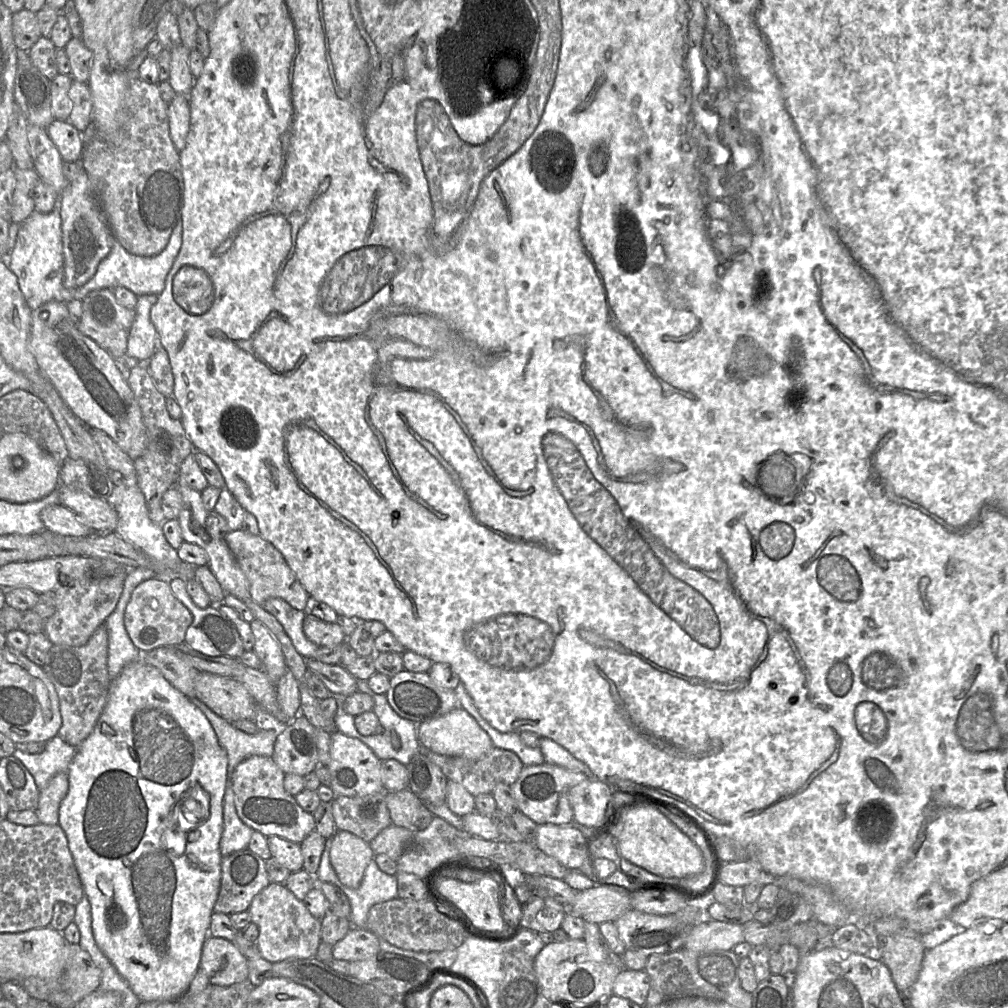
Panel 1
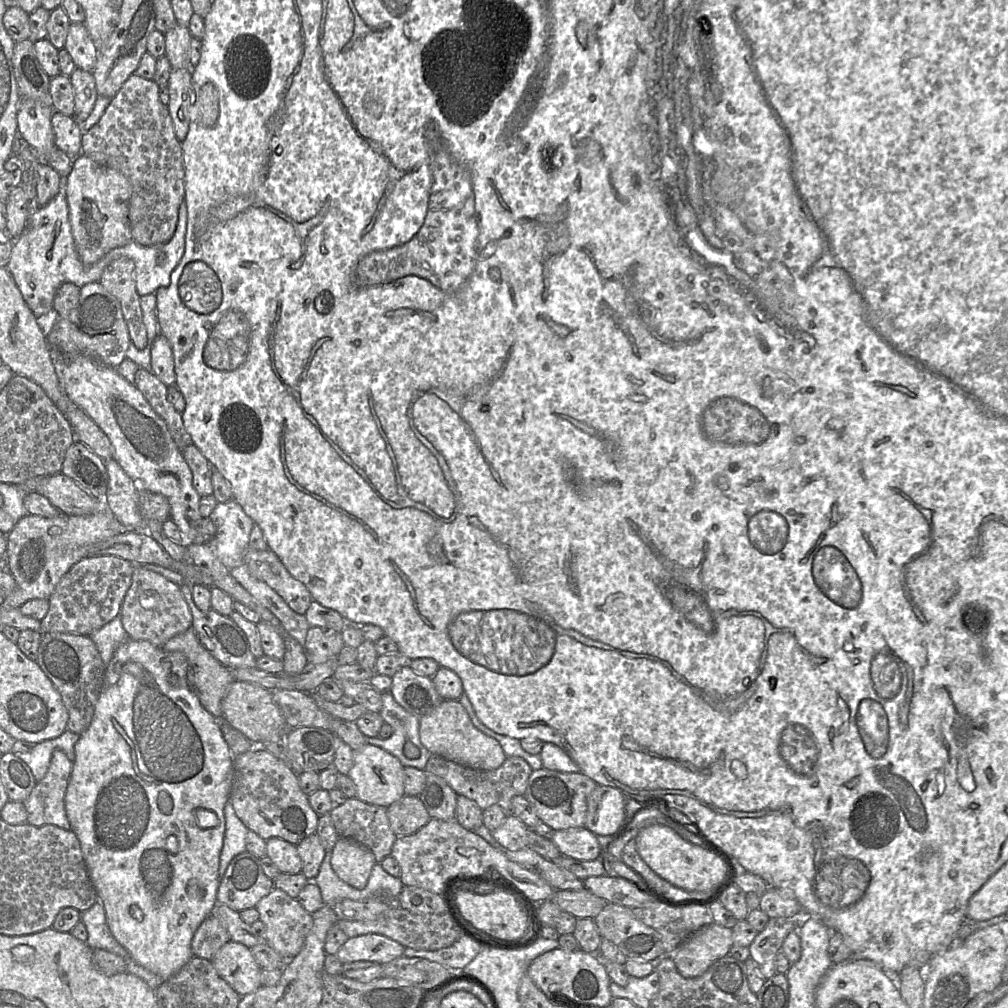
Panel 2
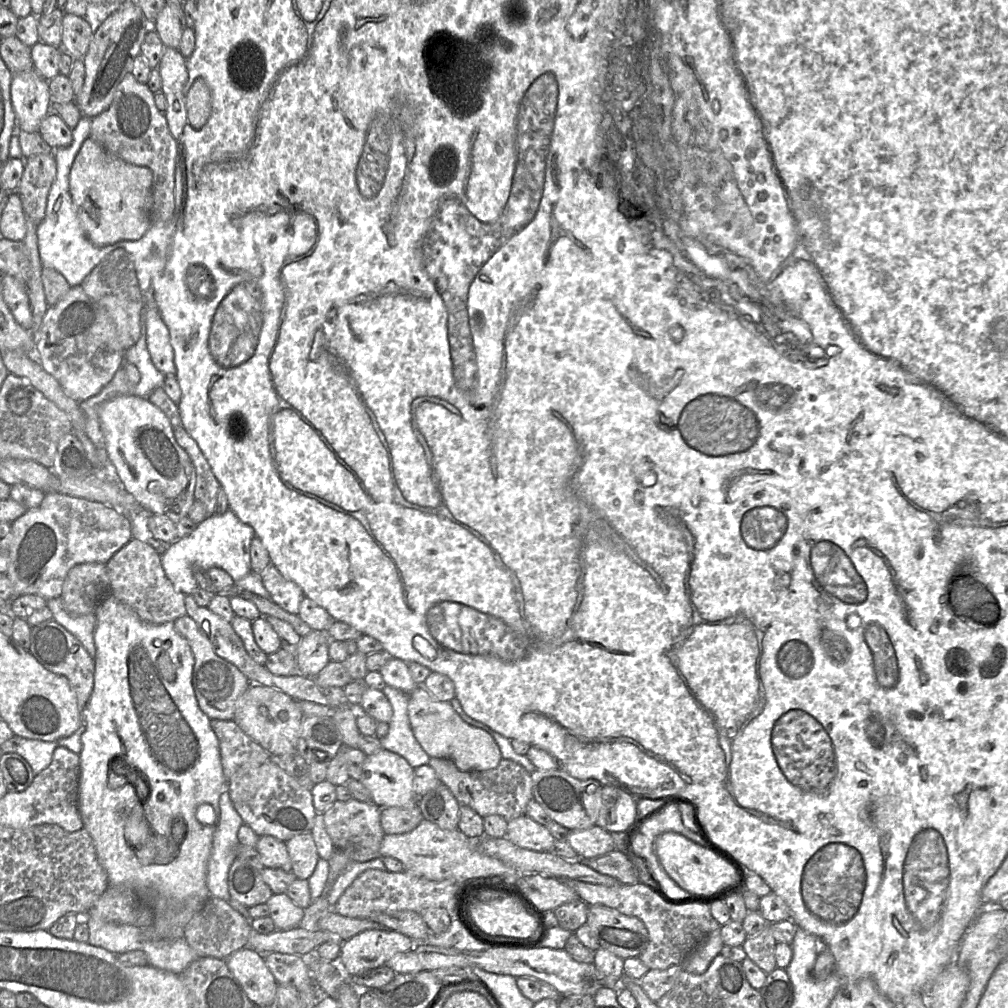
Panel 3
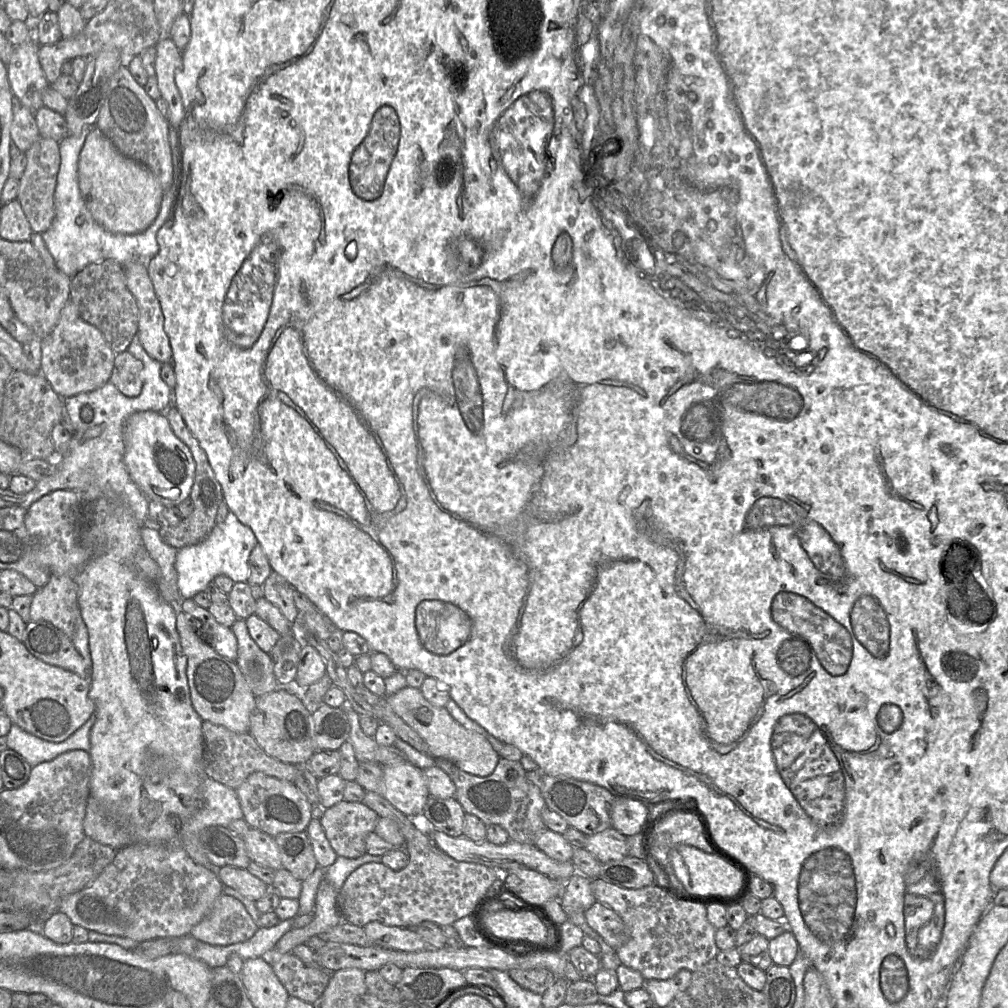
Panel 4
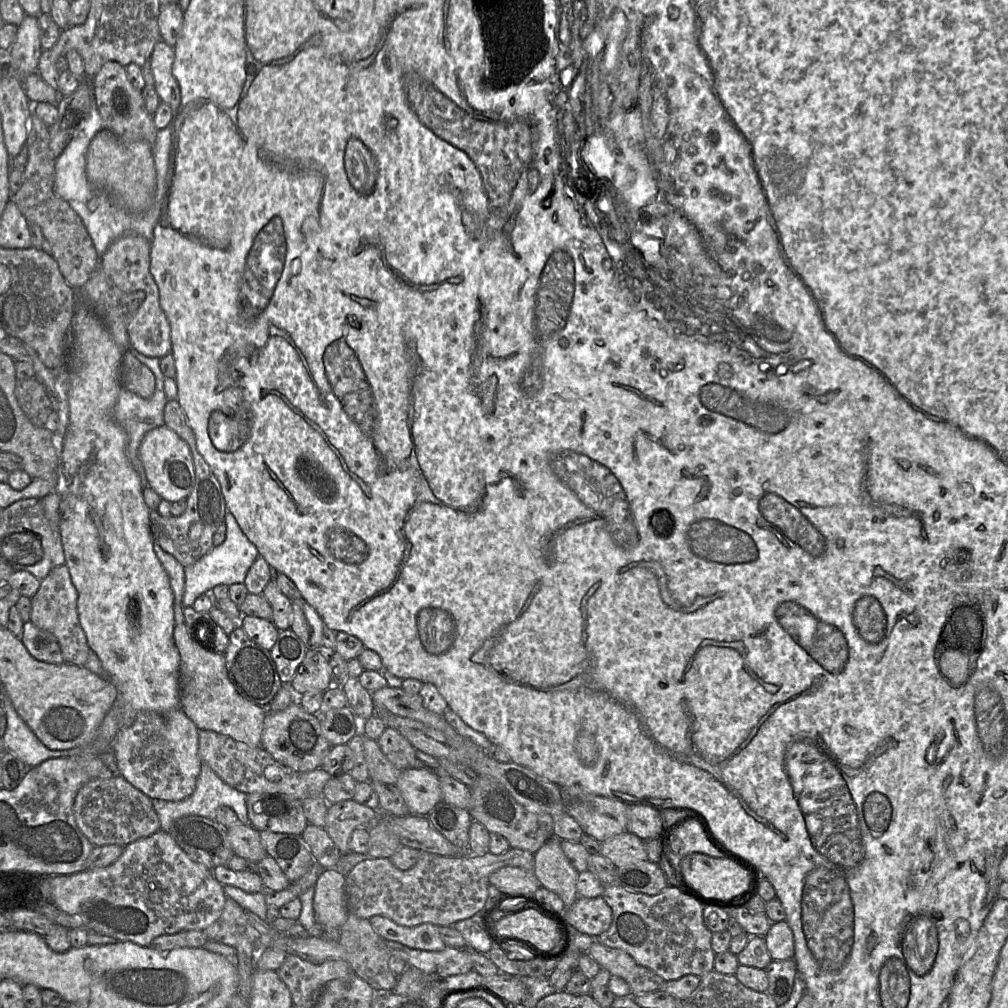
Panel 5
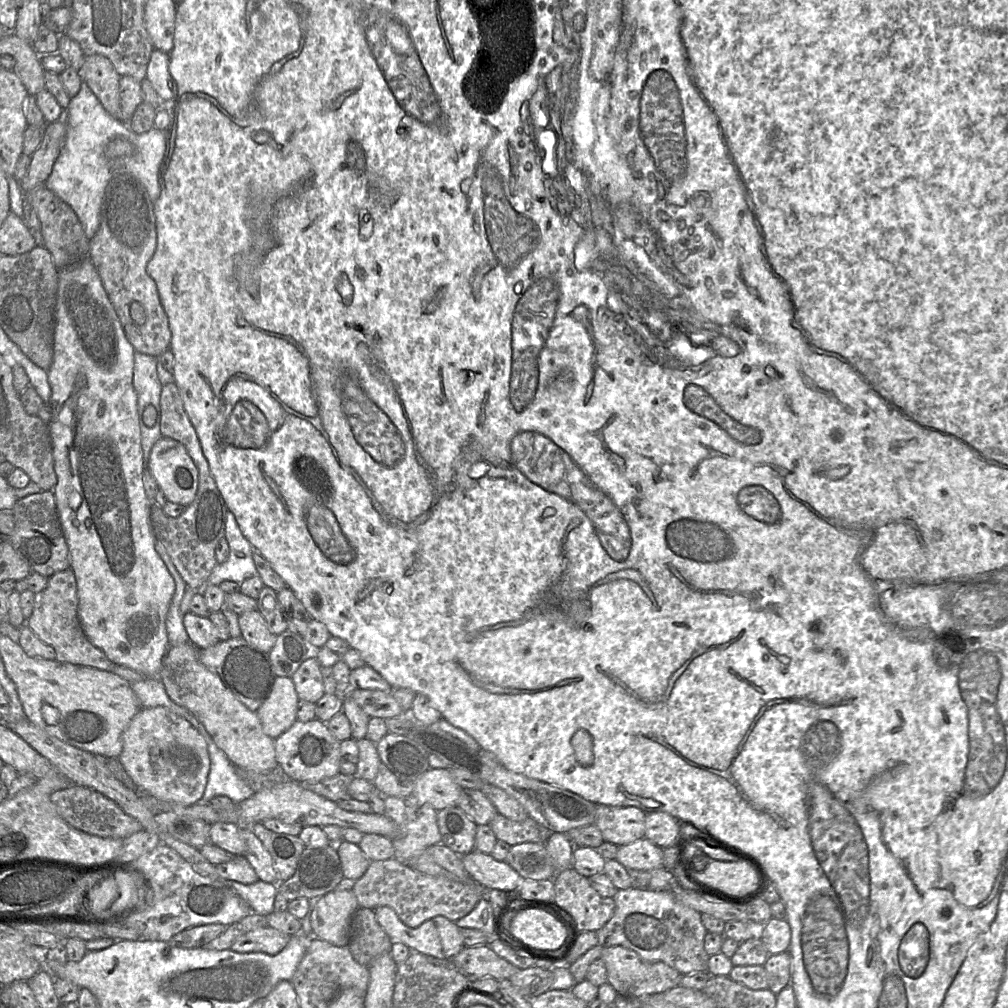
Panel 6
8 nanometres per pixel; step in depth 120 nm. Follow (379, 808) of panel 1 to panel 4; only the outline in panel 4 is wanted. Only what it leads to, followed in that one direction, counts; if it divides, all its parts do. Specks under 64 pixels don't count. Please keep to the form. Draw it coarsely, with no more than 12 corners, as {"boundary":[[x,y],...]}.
{"boundary":[[345,800],[319,819],[338,856],[366,854],[379,816]]}

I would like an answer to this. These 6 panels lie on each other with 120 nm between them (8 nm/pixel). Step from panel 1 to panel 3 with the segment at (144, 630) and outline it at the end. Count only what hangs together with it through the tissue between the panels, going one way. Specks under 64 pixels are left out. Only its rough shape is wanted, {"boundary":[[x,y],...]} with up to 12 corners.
{"boundary":[[132,538],[106,564],[110,593],[141,620],[186,615],[159,553]]}

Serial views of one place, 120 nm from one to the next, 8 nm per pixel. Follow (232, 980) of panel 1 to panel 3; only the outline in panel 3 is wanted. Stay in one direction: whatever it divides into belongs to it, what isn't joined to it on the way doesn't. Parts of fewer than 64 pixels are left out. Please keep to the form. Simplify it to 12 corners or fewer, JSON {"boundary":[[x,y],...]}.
{"boundary":[[243,947],[226,964],[255,1006],[273,1007],[278,983],[264,954]]}

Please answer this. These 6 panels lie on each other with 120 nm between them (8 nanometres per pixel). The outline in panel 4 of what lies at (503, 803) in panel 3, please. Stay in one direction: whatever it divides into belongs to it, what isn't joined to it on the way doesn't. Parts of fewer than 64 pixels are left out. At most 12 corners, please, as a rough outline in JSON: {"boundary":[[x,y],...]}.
{"boundary":[[447,759],[466,813],[535,845],[546,802],[519,761],[472,775]]}

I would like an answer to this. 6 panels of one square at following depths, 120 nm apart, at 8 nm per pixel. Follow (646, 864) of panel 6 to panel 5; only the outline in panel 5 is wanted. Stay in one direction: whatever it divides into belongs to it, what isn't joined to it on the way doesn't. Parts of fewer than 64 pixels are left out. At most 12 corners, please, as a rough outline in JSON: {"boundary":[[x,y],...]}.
{"boundary":[[628,831],[601,843],[616,867],[648,860],[644,841]]}

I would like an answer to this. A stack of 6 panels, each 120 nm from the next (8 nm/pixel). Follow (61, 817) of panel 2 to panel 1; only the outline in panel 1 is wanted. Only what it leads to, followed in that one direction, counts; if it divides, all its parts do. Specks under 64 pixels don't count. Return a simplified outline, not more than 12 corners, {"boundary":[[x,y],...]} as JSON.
{"boundary":[[68,771],[53,776],[39,791],[38,821],[58,824],[68,791]]}

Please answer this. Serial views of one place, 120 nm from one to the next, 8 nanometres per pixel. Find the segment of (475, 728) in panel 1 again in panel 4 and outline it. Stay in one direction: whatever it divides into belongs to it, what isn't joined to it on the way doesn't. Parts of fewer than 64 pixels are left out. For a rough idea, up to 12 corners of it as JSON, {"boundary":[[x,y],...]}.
{"boundary":[[419,688],[386,698],[434,759],[480,777],[500,755]]}

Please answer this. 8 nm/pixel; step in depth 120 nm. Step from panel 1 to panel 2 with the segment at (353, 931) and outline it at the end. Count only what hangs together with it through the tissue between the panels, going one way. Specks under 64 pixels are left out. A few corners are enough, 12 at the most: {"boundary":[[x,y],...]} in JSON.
{"boundary":[[380,934],[349,938],[336,953],[342,963],[386,964],[405,947]]}

